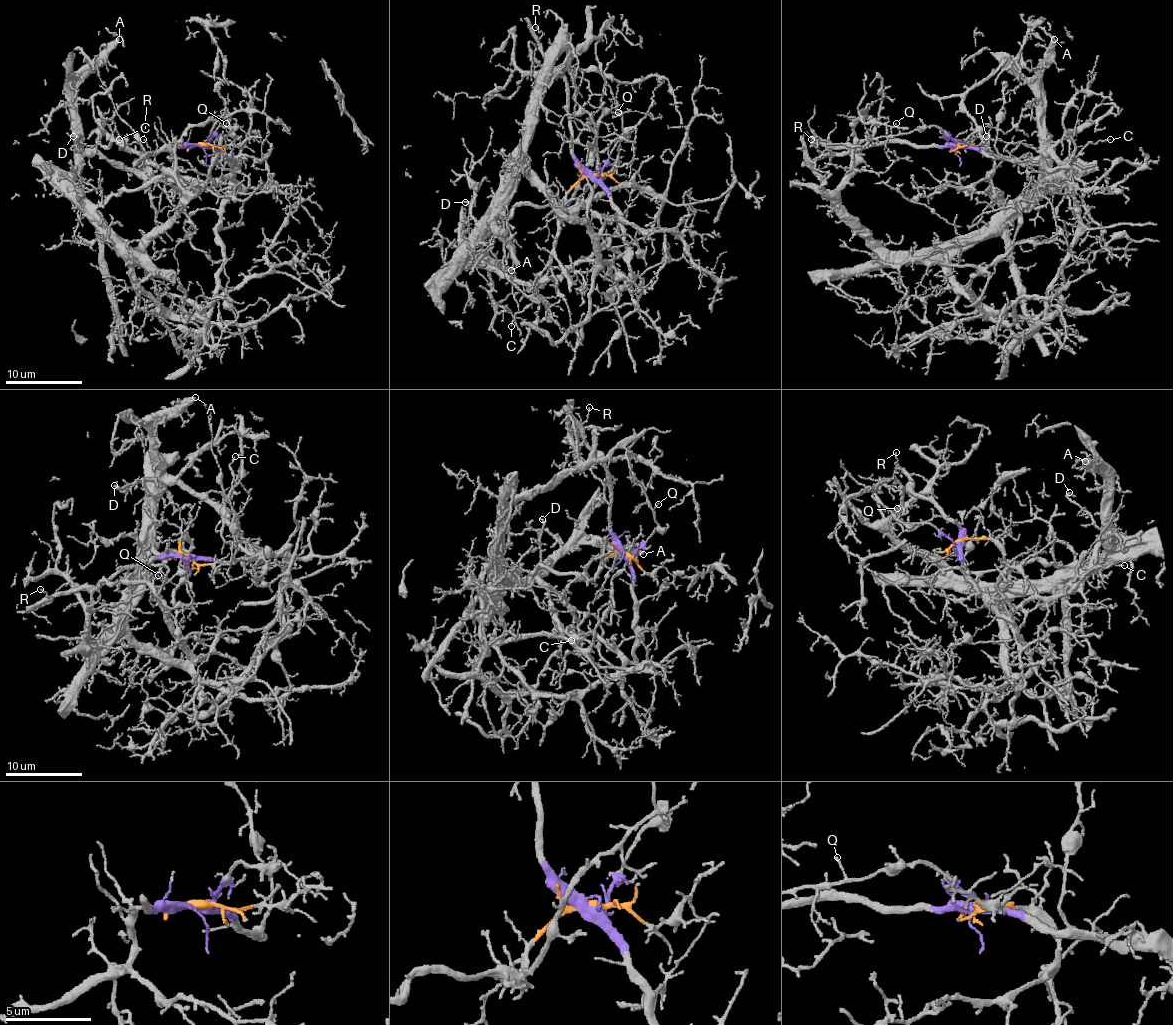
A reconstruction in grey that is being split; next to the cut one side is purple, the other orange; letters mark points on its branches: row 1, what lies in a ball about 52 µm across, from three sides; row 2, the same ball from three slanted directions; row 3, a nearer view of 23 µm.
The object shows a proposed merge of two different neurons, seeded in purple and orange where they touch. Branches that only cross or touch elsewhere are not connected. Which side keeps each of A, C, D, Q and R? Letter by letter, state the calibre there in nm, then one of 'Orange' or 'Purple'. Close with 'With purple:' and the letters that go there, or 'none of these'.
A: Thickness 440 nm. Orange
C: Thickness 140 nm. Purple
D: Thickness 200 nm. Orange
Q: Thickness 110 nm. Purple
R: Thickness 100 nm. Purple
With purple: C, Q, R

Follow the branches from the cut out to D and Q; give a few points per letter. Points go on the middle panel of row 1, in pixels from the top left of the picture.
D: (592, 175), (569, 192), (566, 209), (518, 205), (487, 221), (468, 257), (474, 248), (464, 202)
Q: (592, 175), (600, 175), (623, 133), (617, 112)

